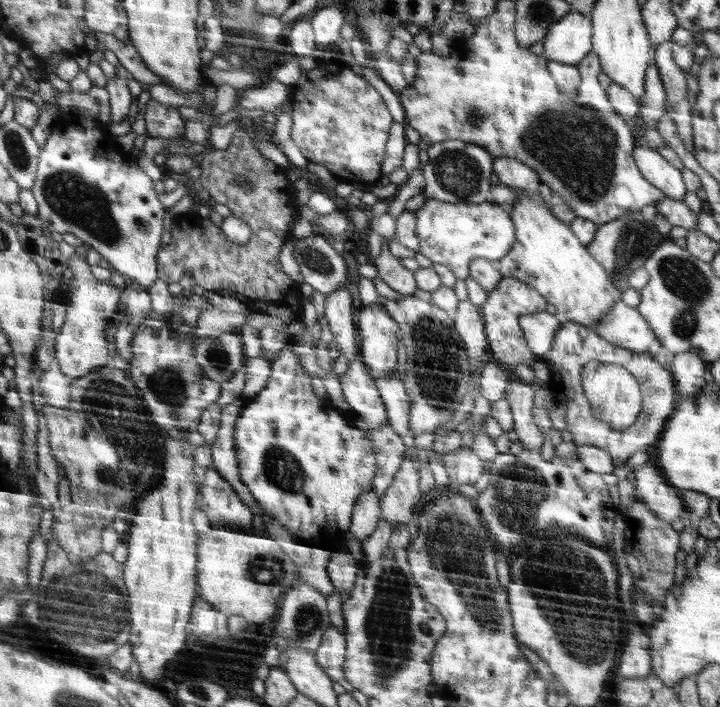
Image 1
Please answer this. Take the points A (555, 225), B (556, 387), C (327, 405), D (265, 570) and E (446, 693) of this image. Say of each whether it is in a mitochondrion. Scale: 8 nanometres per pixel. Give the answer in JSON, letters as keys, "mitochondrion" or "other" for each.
{"A":"other","B":"other","C":"other","D":"mitochondrion","E":"other"}

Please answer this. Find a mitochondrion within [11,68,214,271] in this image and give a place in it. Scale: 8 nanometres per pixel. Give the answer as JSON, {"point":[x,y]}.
{"point":[75,197]}

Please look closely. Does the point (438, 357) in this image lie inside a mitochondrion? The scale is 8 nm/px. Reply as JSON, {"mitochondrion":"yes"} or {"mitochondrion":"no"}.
{"mitochondrion":"yes"}

